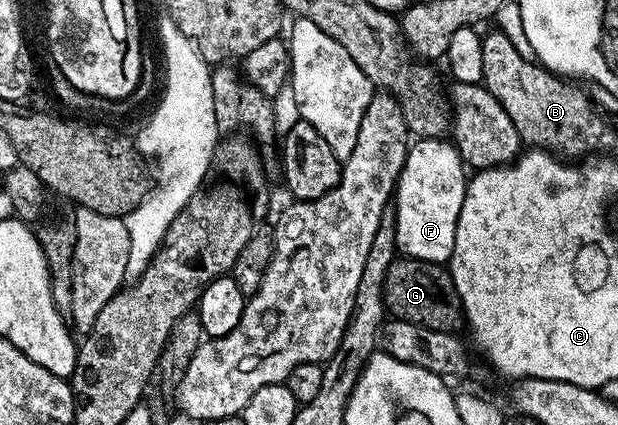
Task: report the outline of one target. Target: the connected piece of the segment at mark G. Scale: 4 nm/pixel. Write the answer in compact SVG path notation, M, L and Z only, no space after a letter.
M396 256L389 272L385 272L383 305L392 319L408 321L425 329L443 333L458 331L464 325L463 301L453 284L453 276L446 265L426 262L420 258Z

